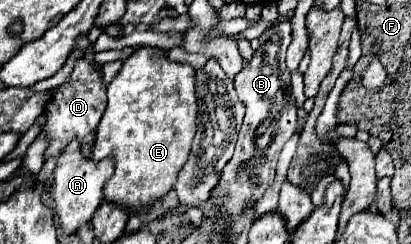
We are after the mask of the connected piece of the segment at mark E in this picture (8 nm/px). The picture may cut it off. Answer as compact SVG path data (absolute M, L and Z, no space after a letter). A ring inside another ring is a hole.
M136 47L134 53L122 63L120 73L108 85L108 107L98 125L96 143L92 149L92 159L102 161L104 157L114 157L116 171L104 185L104 195L108 201L136 209L150 201L164 197L176 183L178 171L184 161L188 161L190 145L196 133L196 93L194 93L196 69L188 63L174 63L166 57L164 49L156 47Z

